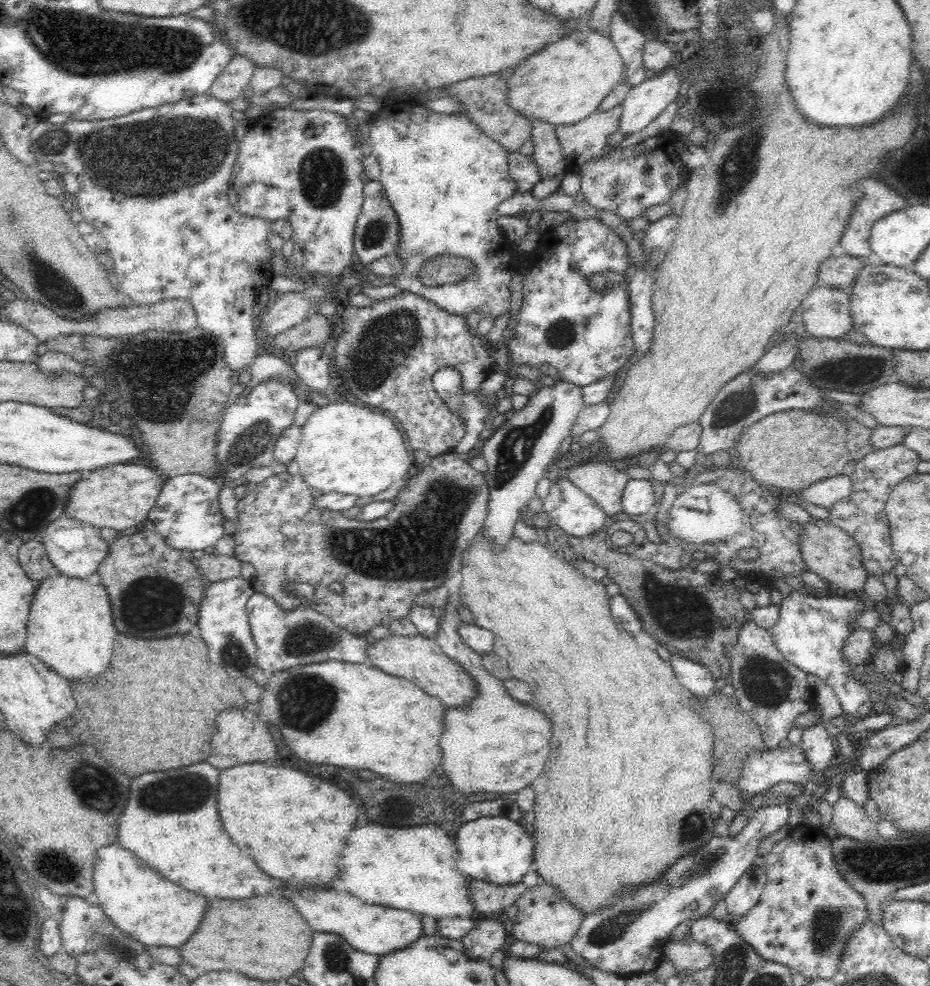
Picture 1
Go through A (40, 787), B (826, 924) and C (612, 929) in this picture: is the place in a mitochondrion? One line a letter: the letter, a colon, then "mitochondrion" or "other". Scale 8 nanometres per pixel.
A: other
B: mitochondrion
C: mitochondrion

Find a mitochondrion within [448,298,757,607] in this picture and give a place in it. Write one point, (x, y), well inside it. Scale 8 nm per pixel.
(515, 447)

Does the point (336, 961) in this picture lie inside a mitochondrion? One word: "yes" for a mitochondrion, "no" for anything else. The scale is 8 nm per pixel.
yes

